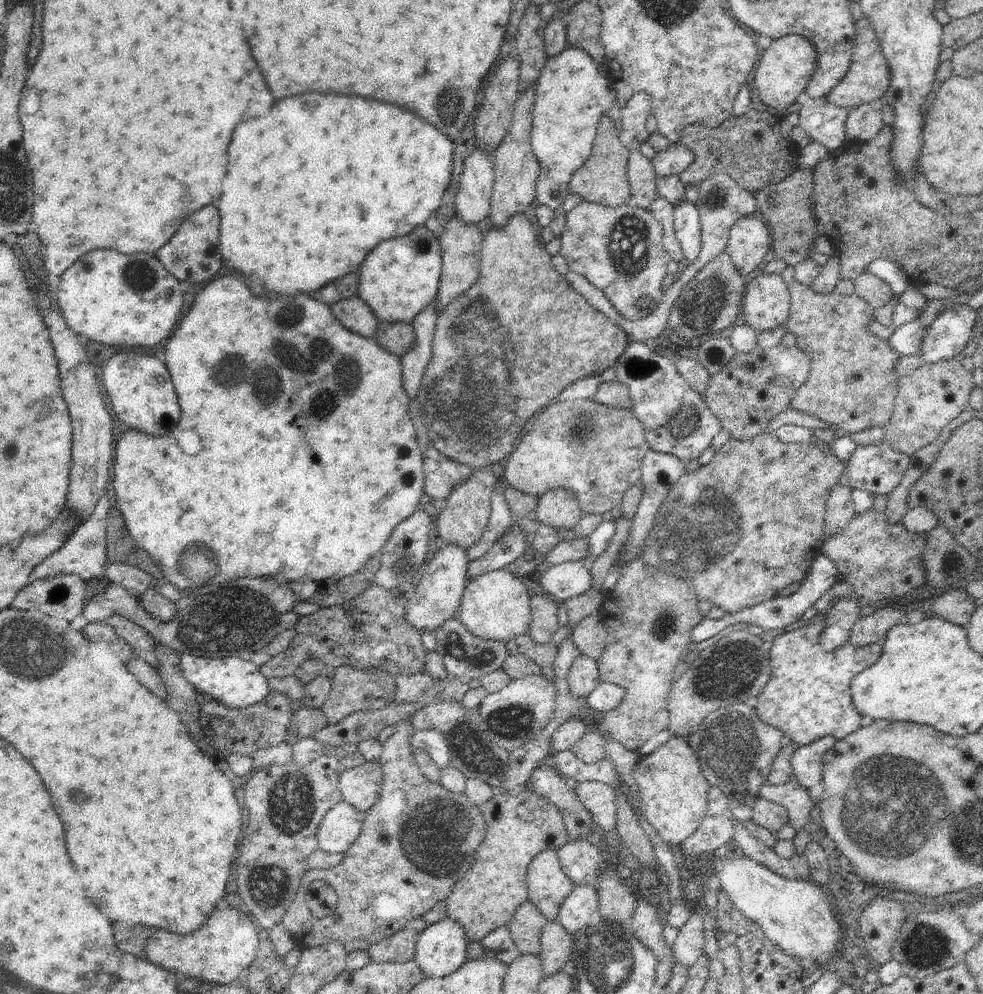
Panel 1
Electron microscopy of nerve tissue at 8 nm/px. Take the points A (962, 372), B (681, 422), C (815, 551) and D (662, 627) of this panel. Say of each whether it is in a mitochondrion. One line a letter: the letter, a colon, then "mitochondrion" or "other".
A: other
B: mitochondrion
C: other
D: mitochondrion

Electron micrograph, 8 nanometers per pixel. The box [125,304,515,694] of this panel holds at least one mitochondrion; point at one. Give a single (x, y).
(235, 619)

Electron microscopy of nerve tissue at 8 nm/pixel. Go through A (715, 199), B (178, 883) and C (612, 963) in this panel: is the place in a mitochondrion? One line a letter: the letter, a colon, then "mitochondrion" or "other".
A: mitochondrion
B: other
C: mitochondrion

